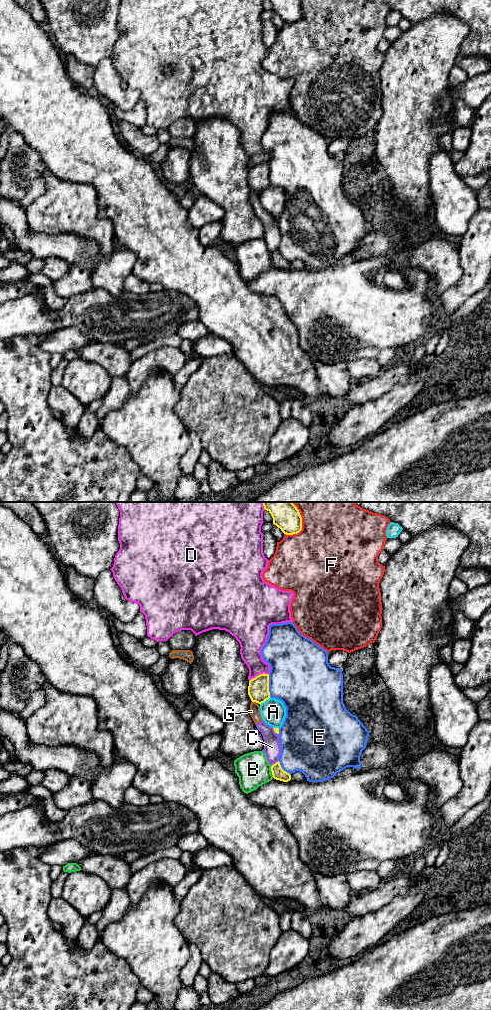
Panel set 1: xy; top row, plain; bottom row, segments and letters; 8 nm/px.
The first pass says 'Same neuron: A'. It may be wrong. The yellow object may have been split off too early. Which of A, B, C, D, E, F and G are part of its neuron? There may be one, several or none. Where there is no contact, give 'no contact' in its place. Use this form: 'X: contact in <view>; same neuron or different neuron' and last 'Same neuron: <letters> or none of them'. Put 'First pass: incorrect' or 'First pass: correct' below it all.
A: contact in xy; different neuron
B: contact in xy; different neuron
C: contact in xy; different neuron
D: contact in xy; different neuron
E: contact in xy; different neuron
F: contact in xy; different neuron
G: contact in xy; different neuron
Same neuron: none of them
First pass: incorrect

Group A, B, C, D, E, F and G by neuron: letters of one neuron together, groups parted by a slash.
A / B / C G / D / E / F

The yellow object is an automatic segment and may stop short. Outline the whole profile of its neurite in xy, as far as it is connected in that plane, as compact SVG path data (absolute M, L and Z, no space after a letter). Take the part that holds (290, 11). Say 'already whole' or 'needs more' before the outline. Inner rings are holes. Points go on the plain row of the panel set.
already whole | M269 0L276 13L286 23L297 22L302 18L300 0Z

